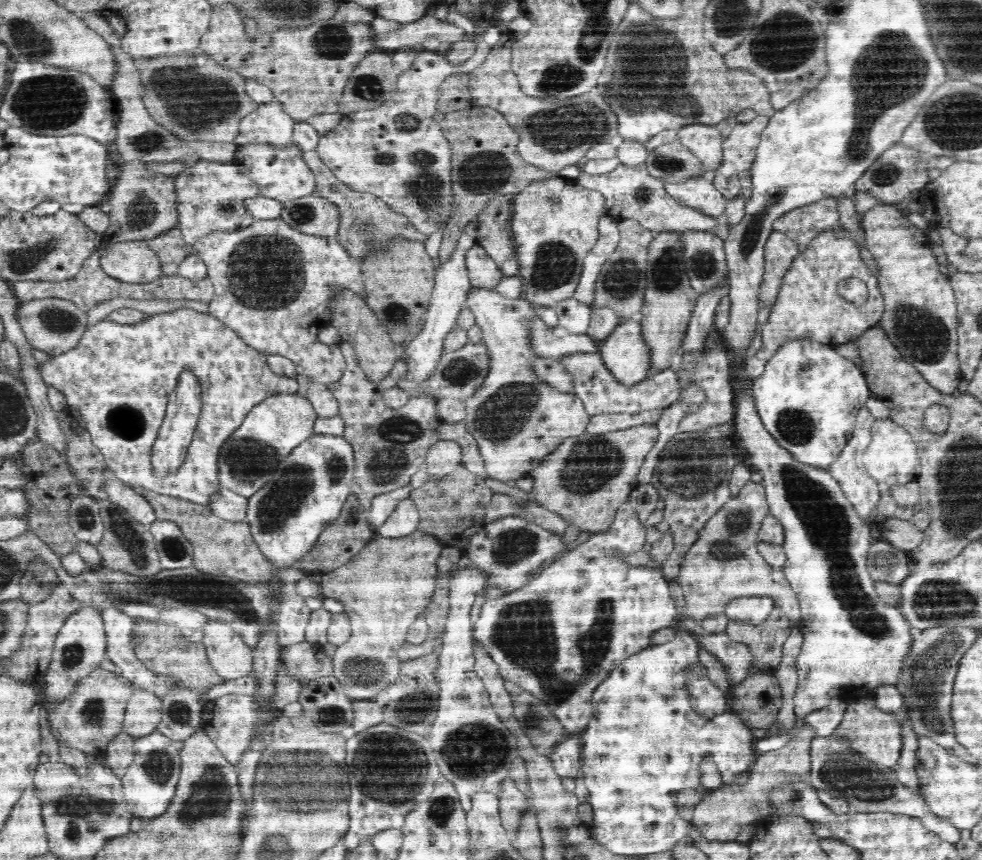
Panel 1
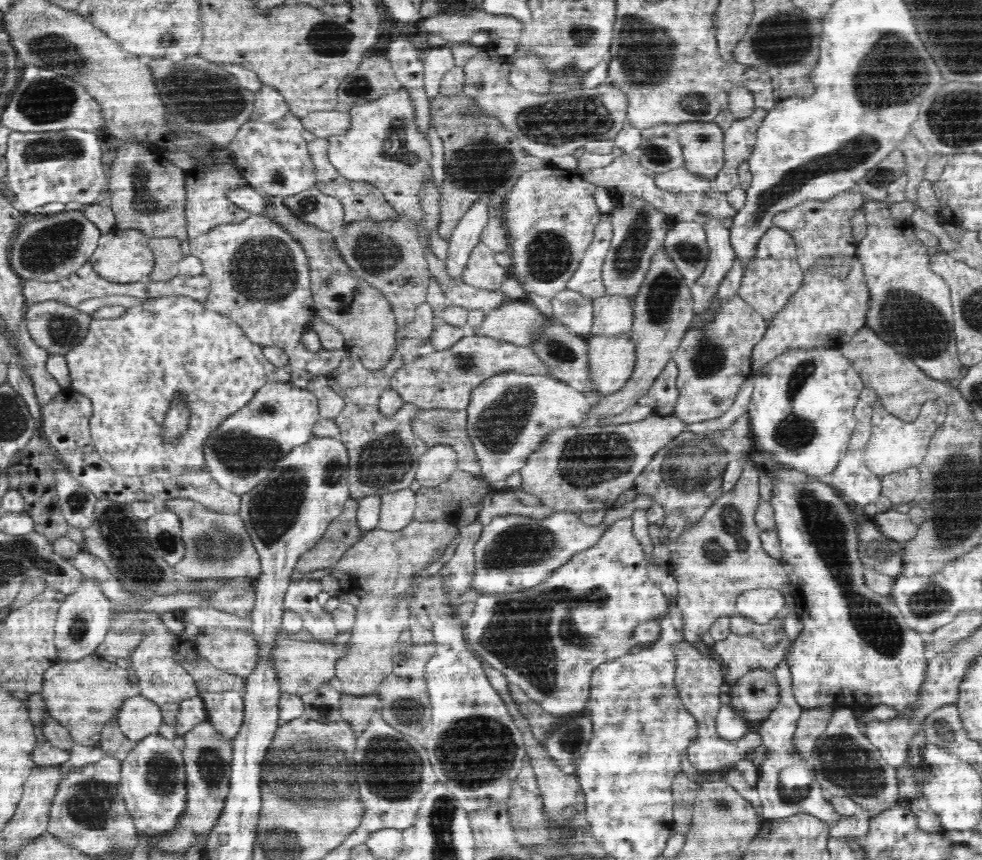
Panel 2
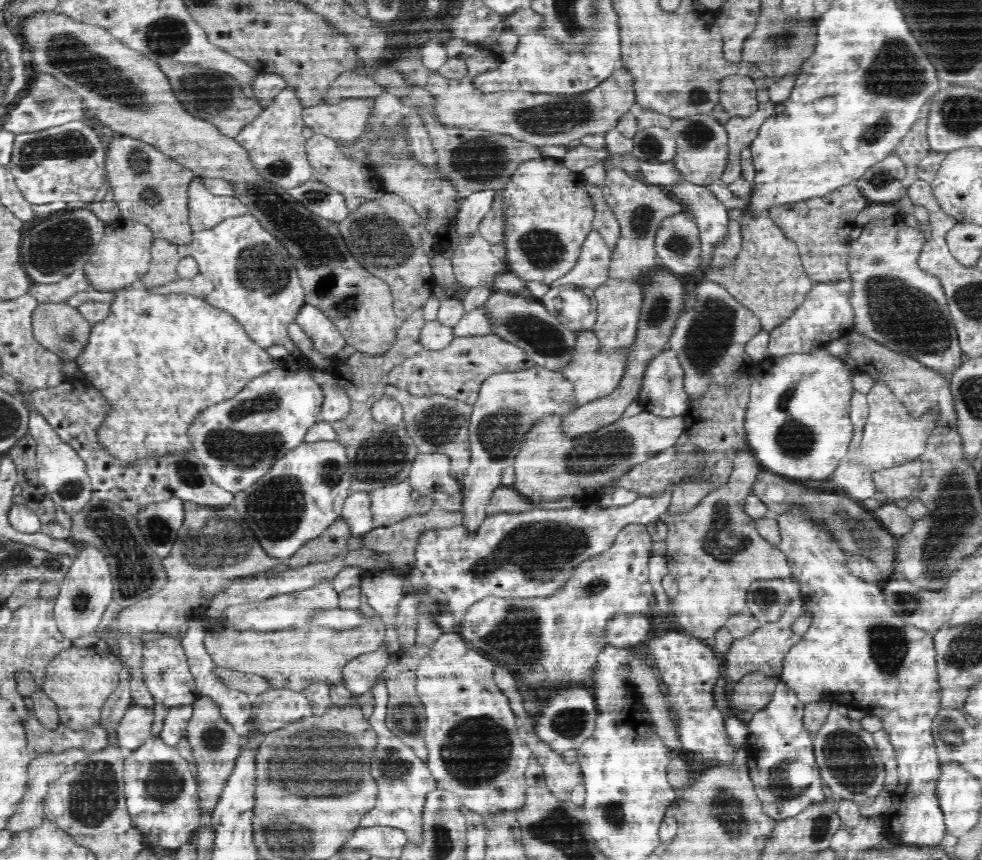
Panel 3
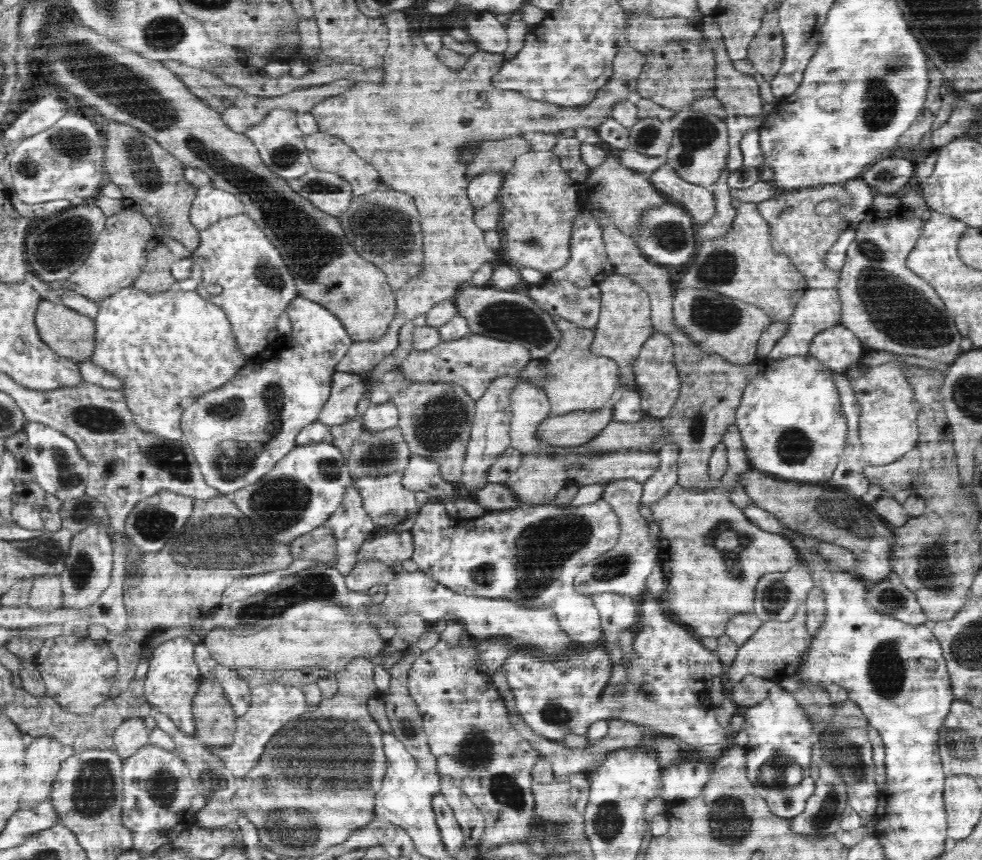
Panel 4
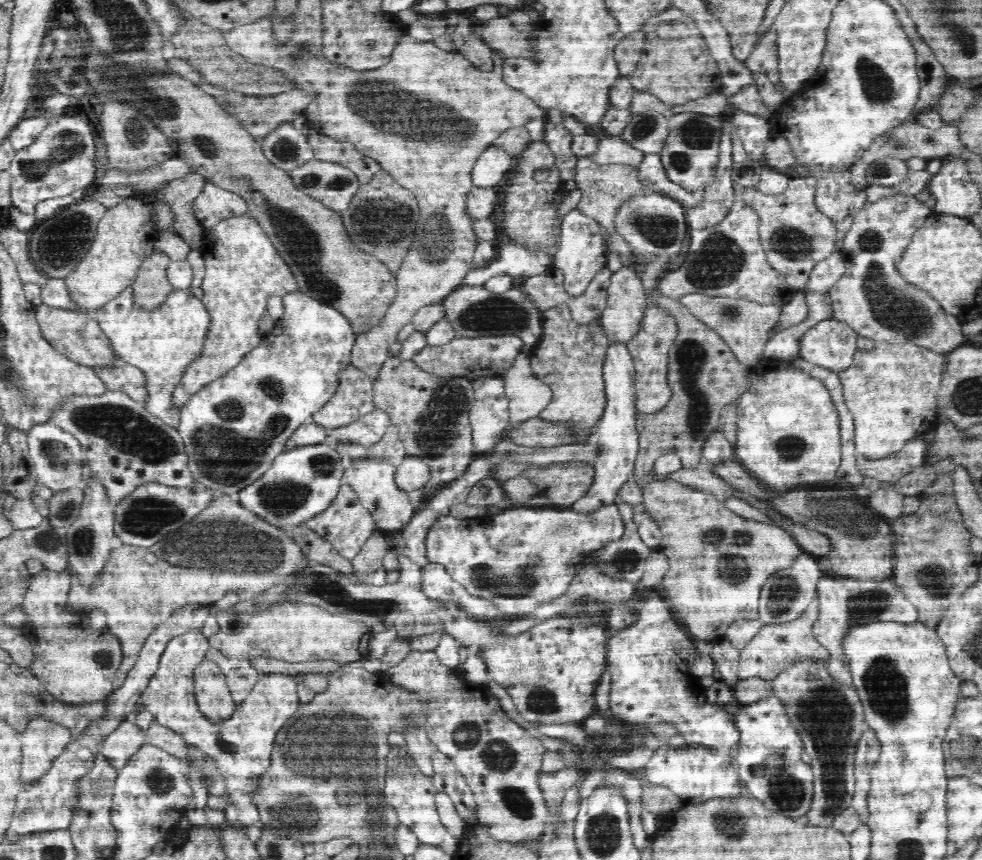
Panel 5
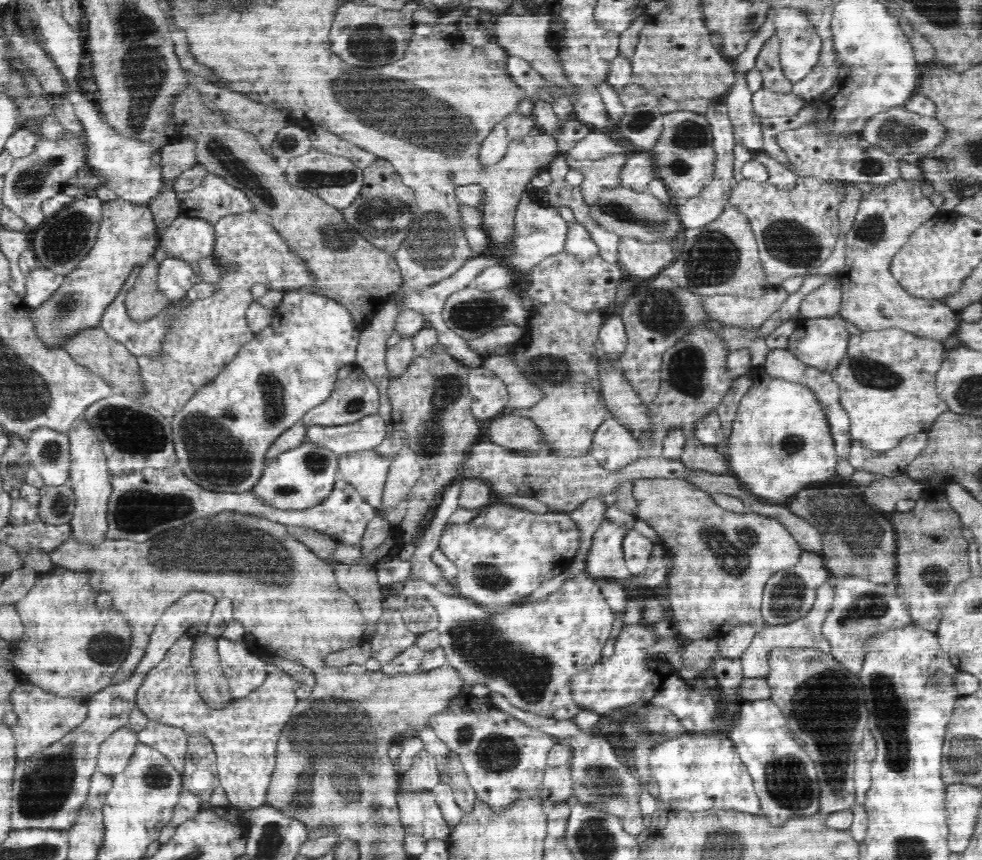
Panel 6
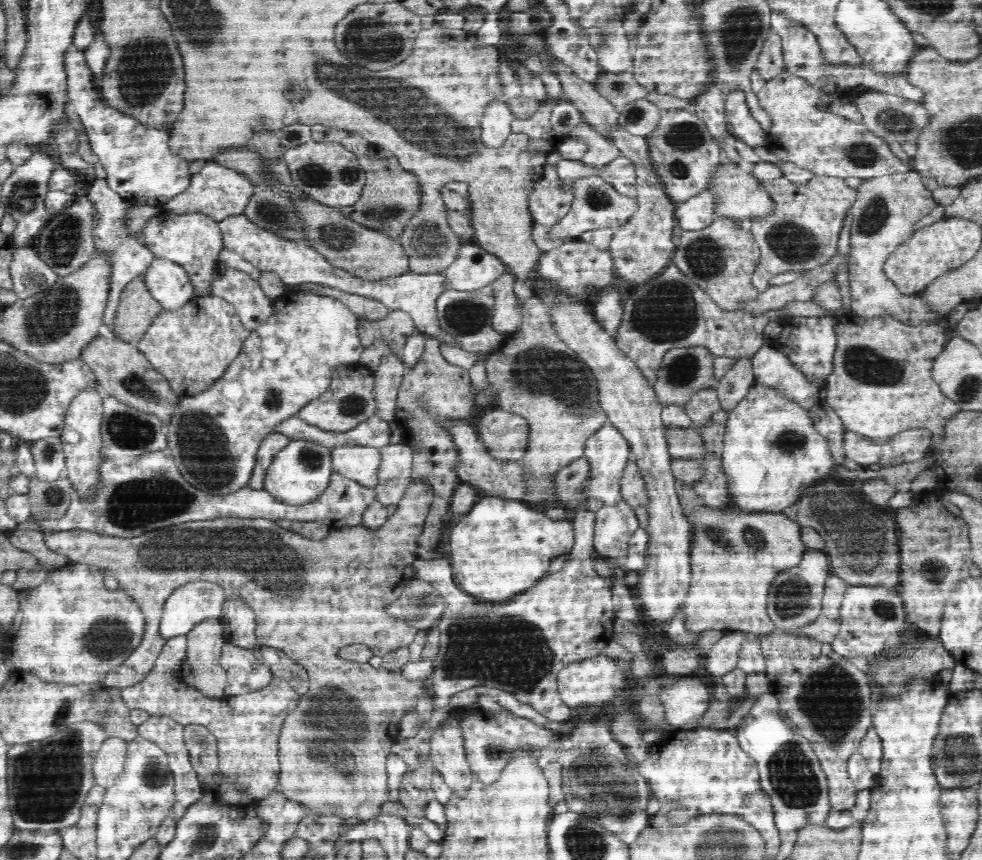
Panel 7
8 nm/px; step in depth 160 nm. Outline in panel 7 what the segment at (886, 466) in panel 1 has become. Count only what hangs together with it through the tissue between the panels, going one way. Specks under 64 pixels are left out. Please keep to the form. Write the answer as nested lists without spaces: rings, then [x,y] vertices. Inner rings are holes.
[[[854,314],[842,316],[837,320],[835,330],[838,344],[834,352],[833,369],[824,381],[826,402],[842,419],[845,431],[852,431],[874,441],[886,442],[899,433],[922,428],[933,435],[934,443],[939,443],[944,437],[946,419],[962,411],[956,402],[942,394],[941,388],[932,378],[934,360],[948,342],[945,328],[938,325],[906,325],[892,318],[862,319]]]

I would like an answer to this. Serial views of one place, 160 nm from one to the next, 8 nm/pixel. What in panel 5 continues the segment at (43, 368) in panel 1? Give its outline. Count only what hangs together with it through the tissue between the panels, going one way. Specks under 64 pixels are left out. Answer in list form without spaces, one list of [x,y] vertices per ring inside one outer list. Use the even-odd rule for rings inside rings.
[[[132,287],[125,288],[119,295],[93,313],[102,333],[111,342],[114,355],[122,363],[134,366],[146,375],[147,399],[144,408],[164,424],[178,429],[179,406],[172,394],[180,384],[186,370],[203,354],[212,320],[206,306],[193,296],[190,288],[173,289],[165,307],[142,310],[135,307]]]

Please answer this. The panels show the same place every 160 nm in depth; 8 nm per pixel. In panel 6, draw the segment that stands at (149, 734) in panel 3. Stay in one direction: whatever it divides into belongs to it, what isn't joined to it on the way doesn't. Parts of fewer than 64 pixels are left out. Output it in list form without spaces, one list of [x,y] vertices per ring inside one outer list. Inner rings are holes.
[[[128,726],[113,732],[100,745],[97,771],[105,776],[114,776],[124,772],[138,742],[137,731],[133,731]]]

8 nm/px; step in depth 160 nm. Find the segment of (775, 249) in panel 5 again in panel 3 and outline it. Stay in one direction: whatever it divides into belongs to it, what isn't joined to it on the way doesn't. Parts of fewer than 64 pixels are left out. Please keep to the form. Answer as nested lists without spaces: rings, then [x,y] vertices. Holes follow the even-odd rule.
[[[850,183],[826,196],[814,197],[802,202],[780,204],[768,210],[768,216],[782,229],[788,239],[794,241],[801,256],[801,265],[814,283],[837,283],[850,279],[848,252],[850,252],[850,232],[860,211],[869,206],[856,183]]]

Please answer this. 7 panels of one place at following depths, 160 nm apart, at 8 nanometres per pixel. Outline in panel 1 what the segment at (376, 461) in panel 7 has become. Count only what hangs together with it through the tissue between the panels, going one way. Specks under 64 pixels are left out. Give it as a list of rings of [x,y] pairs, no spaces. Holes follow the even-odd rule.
[[[411,497],[398,502],[396,510],[388,517],[388,520],[377,528],[377,534],[386,538],[404,538],[417,530],[420,522],[419,512]]]

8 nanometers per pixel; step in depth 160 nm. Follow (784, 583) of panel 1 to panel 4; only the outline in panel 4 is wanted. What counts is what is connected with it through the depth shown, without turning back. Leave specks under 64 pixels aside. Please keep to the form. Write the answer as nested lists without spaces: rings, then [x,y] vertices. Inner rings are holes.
[[[735,424],[729,427],[723,443],[727,448],[728,468],[717,483],[712,484],[706,491],[688,490],[676,484],[664,498],[650,506],[653,520],[661,530],[658,544],[659,562],[664,568],[664,576],[672,584],[668,588],[670,606],[674,612],[678,612],[678,623],[687,626],[697,638],[718,638],[724,635],[727,622],[734,614],[752,612],[754,590],[762,576],[767,573],[788,572],[800,560],[797,550],[788,538],[784,538],[780,533],[764,532],[758,525],[750,522],[744,511],[730,500],[730,492],[739,485],[740,476],[752,468],[741,433]]]

